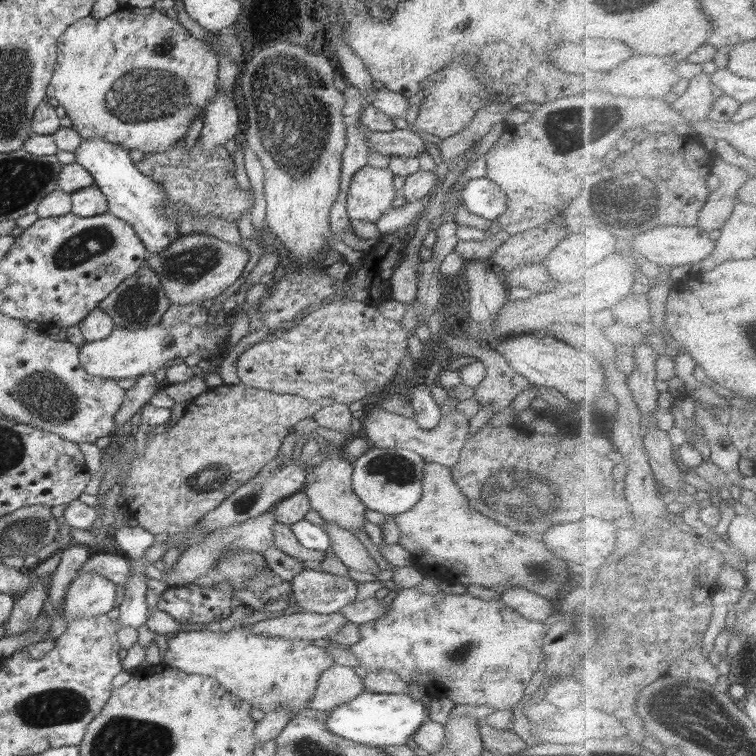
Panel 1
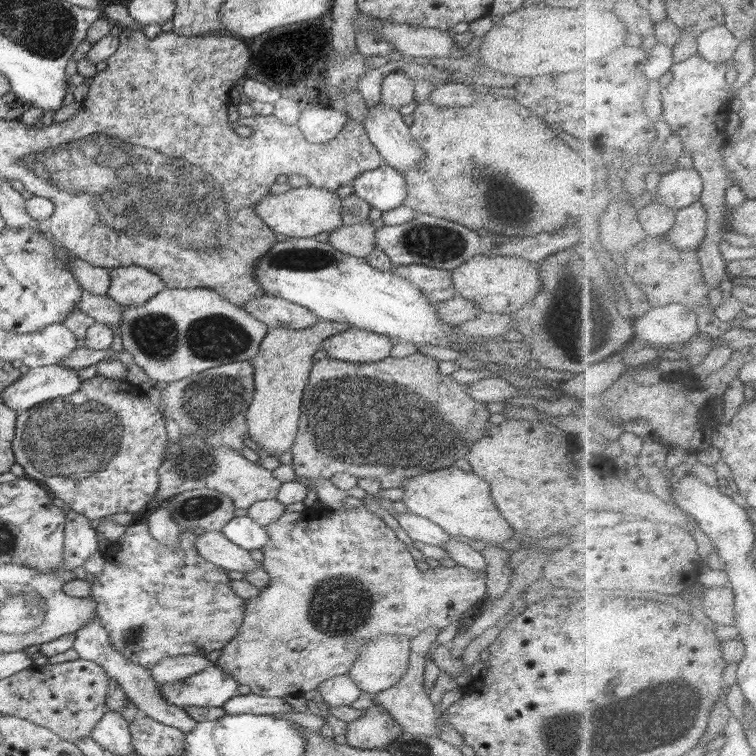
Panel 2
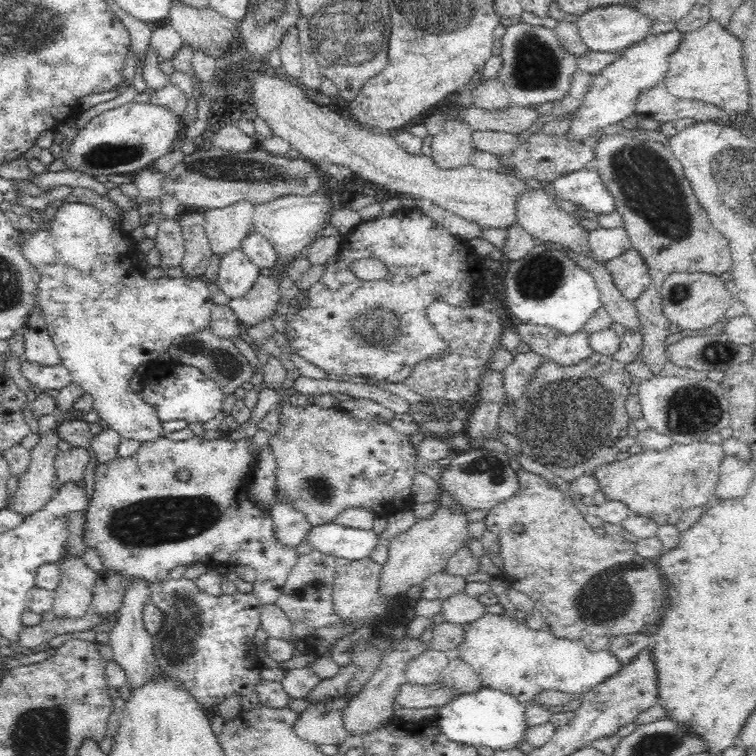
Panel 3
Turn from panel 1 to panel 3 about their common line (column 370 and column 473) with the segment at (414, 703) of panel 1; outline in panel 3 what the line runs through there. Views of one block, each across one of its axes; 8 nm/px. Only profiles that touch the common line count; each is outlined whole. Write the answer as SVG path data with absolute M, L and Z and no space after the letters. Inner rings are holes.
M482 687L478 692L459 694L450 702L441 706L434 717L442 734L448 740L465 744L466 746L488 746L492 750L508 750L518 748L518 743L525 740L525 730L528 728L524 720L527 705L518 702L515 696Z

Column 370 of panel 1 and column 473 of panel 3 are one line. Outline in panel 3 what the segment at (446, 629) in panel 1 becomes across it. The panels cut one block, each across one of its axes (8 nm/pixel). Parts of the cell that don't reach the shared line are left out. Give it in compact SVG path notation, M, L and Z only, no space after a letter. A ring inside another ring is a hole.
M486 613L478 620L463 625L463 641L457 646L457 650L459 651L458 658L471 664L474 672L479 675L482 687L500 690L515 696L518 702L522 703L532 700L534 696L548 690L570 694L586 693L598 684L602 684L623 667L610 651L592 651L581 641L558 638L550 631L541 629L531 630L524 620L510 619L510 617L506 617L505 613L500 615Z

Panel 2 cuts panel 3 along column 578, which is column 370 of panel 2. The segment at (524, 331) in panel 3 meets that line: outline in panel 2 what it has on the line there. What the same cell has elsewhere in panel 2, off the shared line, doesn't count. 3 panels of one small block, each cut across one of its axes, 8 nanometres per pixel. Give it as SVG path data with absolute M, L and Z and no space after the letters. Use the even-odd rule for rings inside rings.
M351 327L320 343L326 357L353 363L378 362L390 357L394 343L389 336Z

